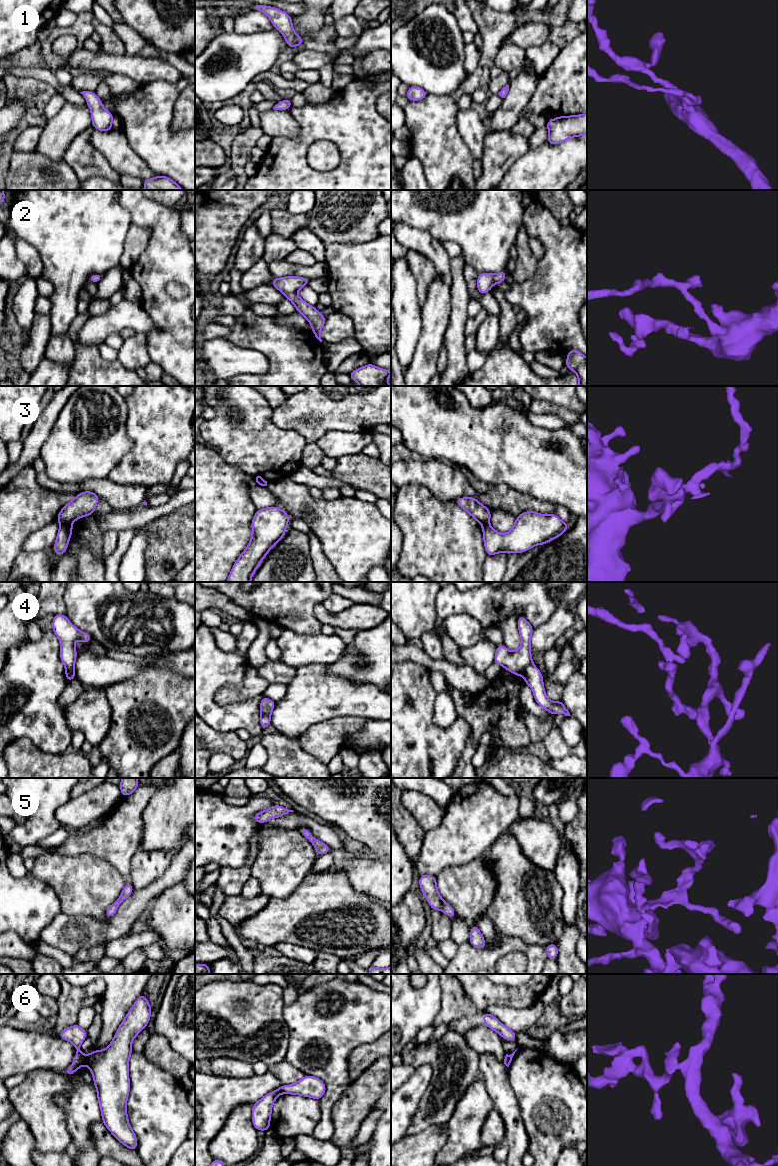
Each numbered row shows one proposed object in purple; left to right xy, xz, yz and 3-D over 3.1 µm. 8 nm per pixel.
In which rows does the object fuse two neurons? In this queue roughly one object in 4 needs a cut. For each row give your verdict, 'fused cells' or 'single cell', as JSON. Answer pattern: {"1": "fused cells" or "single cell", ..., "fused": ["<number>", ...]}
{"1": "single cell", "2": "single cell", "3": "fused cells", "4": "fused cells", "5": "single cell", "6": "fused cells", "fused": ["3", "4", "6"]}

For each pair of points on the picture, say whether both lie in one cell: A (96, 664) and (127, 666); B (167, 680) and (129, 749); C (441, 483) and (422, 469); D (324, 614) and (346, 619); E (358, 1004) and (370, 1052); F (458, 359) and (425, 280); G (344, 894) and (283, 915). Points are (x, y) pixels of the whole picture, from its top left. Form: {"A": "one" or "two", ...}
{"A": "one", "B": "one", "C": "one", "D": "one", "E": "two", "F": "two", "G": "one"}

